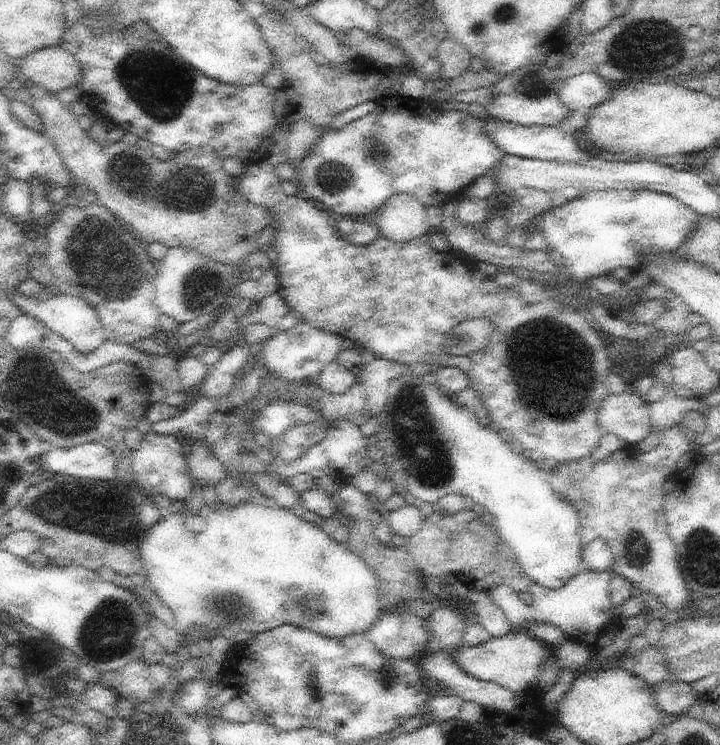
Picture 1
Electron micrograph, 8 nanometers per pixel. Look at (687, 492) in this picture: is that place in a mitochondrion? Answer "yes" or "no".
no

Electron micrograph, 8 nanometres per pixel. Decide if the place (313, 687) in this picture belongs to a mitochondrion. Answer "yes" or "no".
yes

